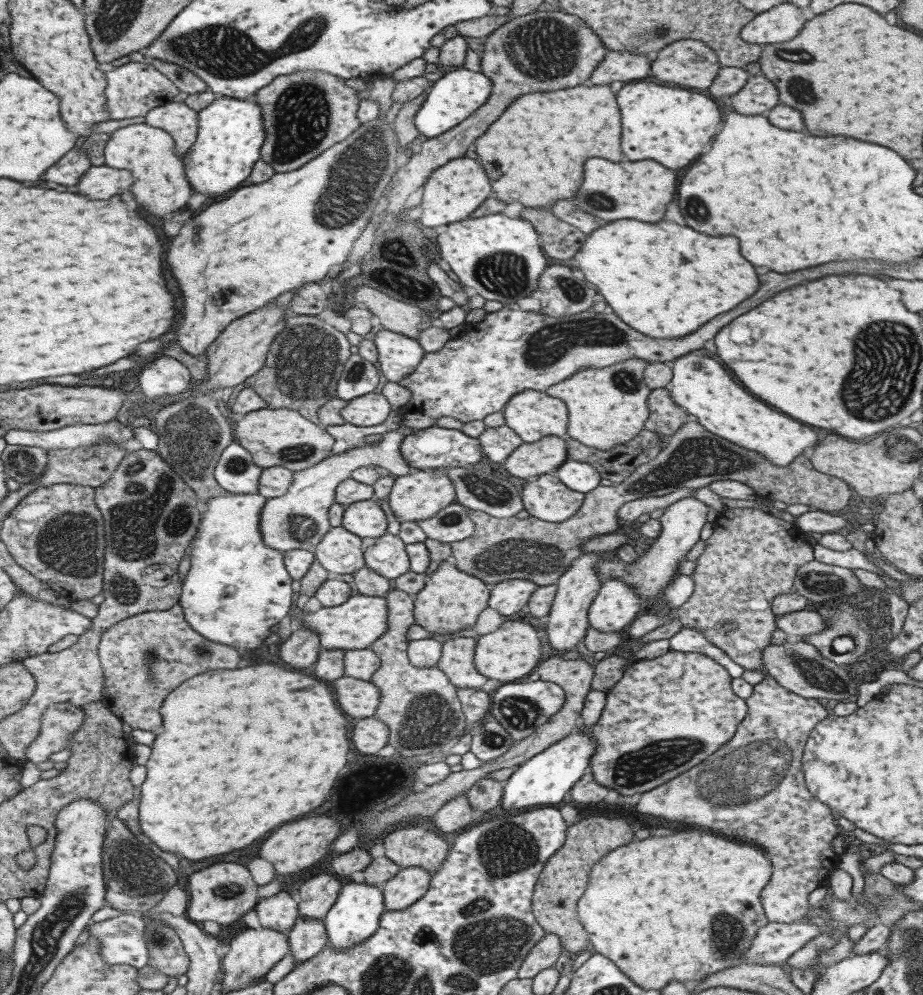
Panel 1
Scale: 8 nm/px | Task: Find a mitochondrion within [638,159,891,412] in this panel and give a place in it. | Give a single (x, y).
(695, 206)

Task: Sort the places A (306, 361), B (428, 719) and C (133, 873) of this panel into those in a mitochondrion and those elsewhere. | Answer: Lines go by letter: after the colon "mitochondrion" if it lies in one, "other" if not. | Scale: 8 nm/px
A: mitochondrion
B: mitochondrion
C: mitochondrion

